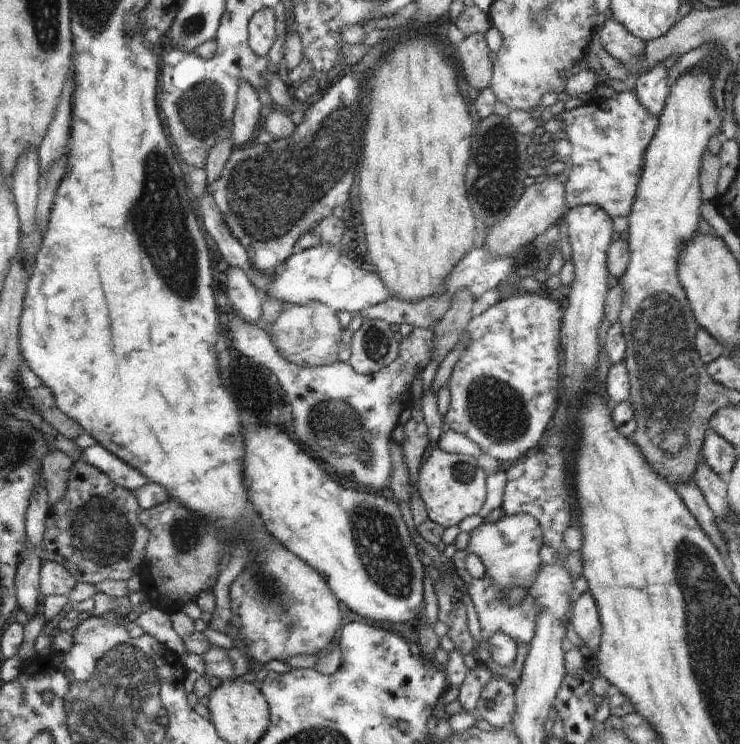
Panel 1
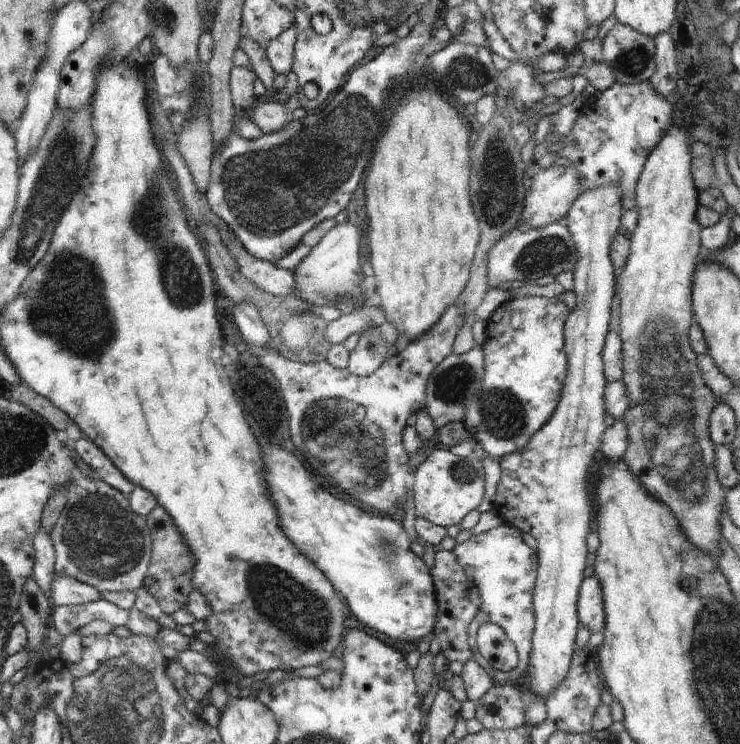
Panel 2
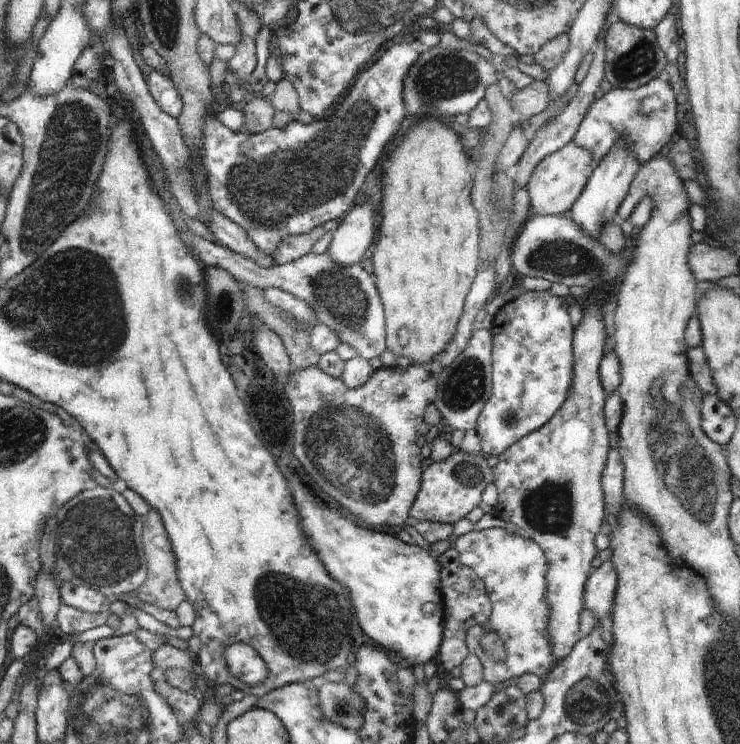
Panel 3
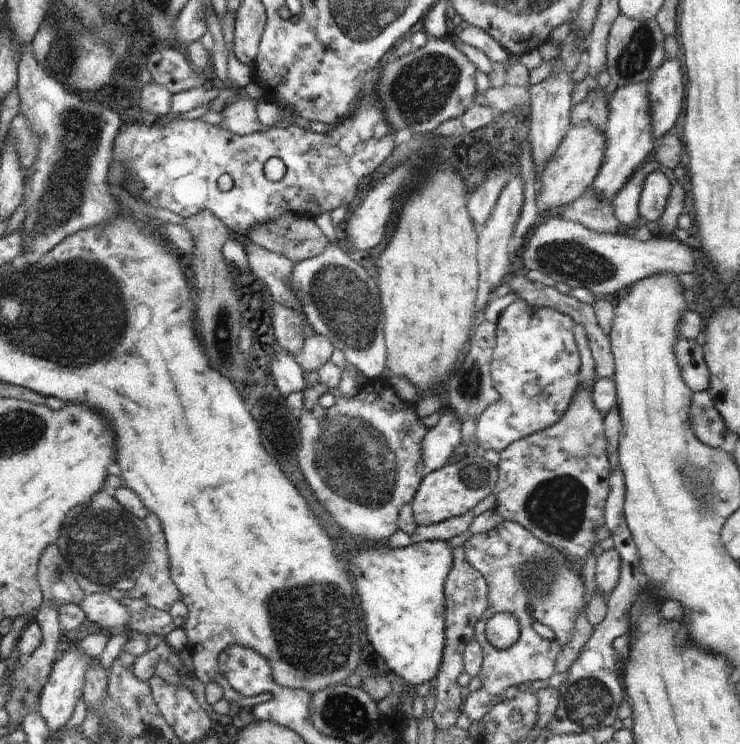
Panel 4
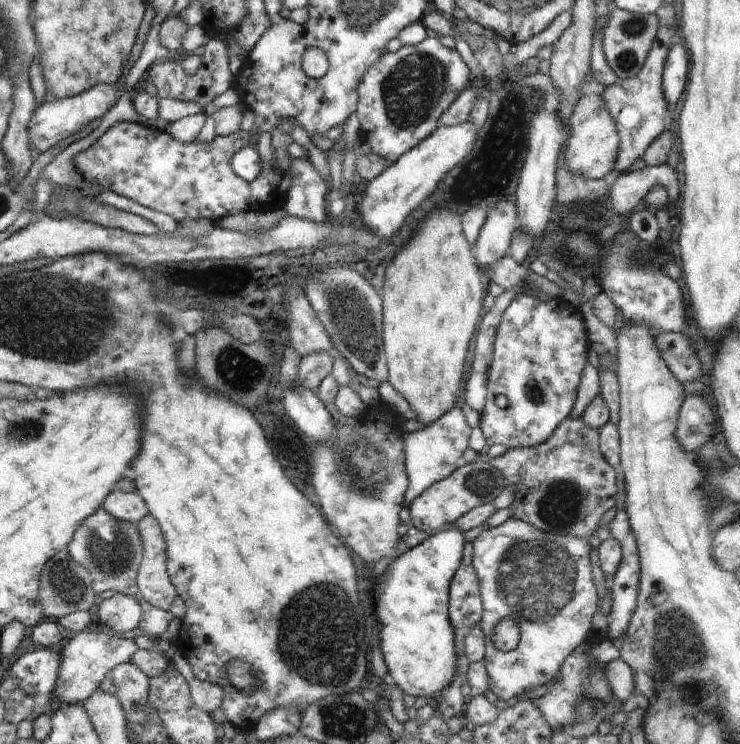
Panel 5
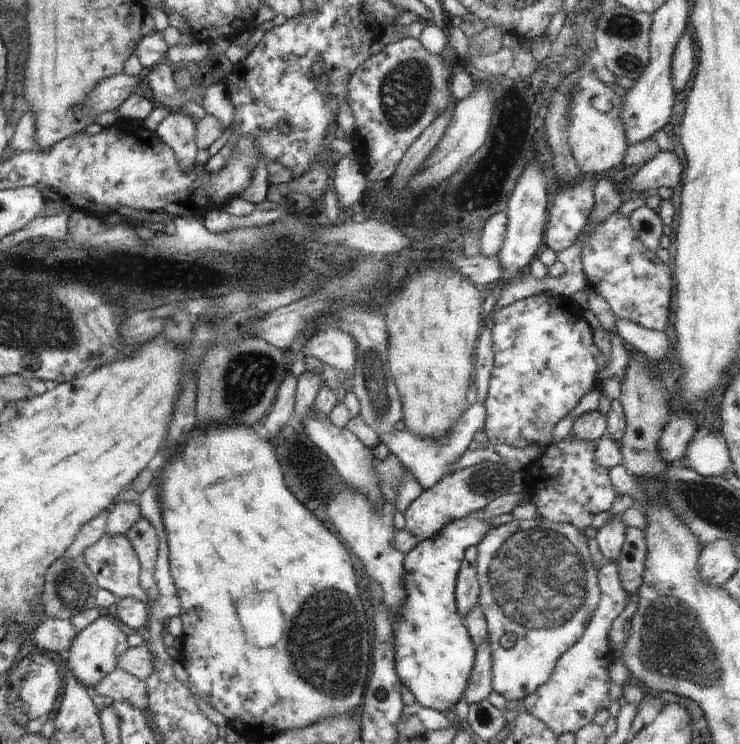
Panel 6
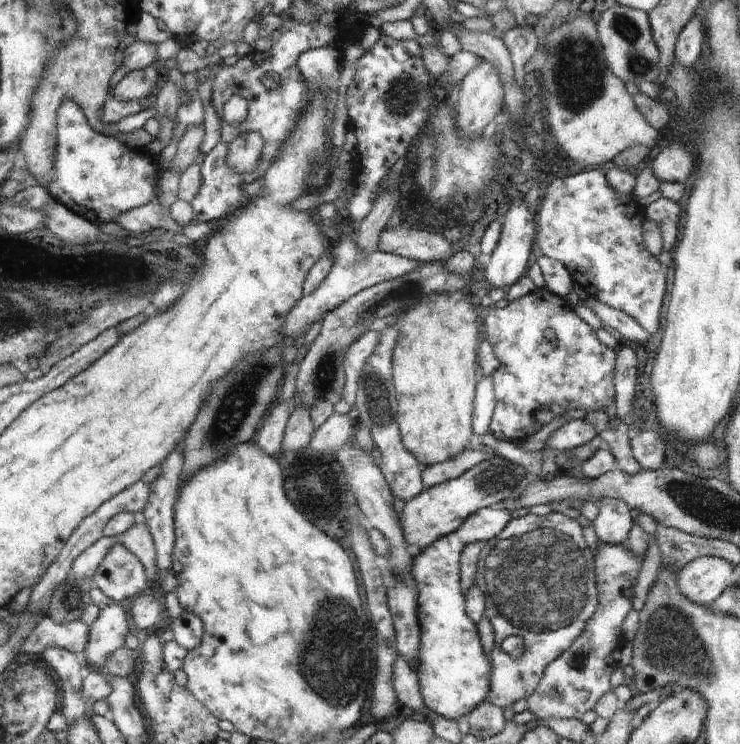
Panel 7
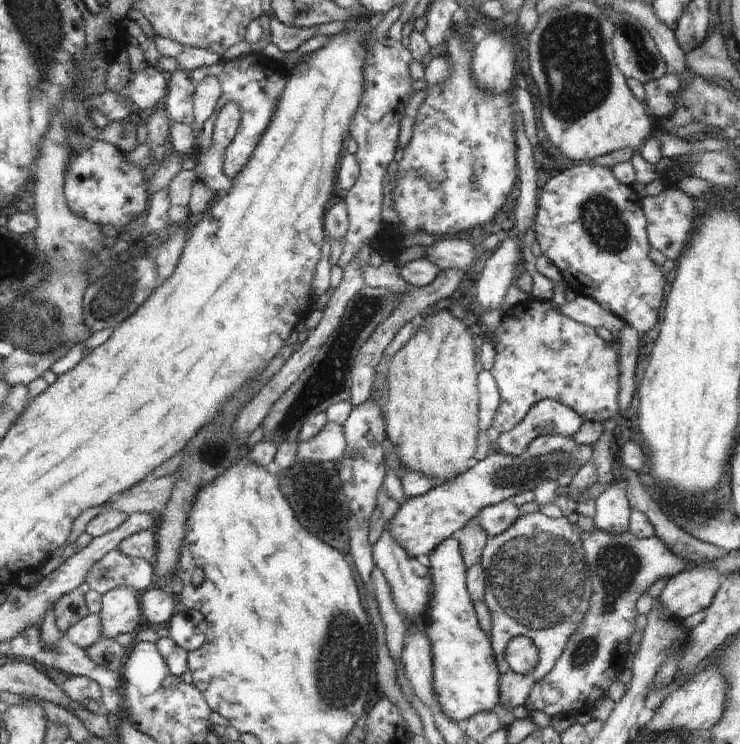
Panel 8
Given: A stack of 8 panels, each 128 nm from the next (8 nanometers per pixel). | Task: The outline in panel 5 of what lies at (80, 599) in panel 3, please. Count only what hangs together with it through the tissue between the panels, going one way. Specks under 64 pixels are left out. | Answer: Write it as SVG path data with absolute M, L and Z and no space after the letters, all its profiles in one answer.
M114 593L111 598L100 600L96 610L95 625L115 632L129 632L138 626L142 616L138 598Z

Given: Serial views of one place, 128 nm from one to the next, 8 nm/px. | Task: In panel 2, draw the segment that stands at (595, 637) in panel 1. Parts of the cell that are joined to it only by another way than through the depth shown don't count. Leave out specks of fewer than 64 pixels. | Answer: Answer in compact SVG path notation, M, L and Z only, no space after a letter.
M594 576L583 580L577 600L579 623L591 634L600 634L605 627L605 610L601 585Z

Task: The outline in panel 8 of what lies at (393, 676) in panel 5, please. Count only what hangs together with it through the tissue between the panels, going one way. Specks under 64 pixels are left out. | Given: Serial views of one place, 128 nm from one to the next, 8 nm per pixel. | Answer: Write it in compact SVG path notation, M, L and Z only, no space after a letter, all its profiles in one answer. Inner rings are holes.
M506 500L486 506L476 516L482 530L489 537L495 537L502 534L512 523L524 515L520 507L514 505L511 500ZM450 537L430 554L433 580L429 609L425 612L424 633L431 644L432 684L442 712L454 722L492 711L499 704L499 670L489 636L481 629L467 584L459 542Z

